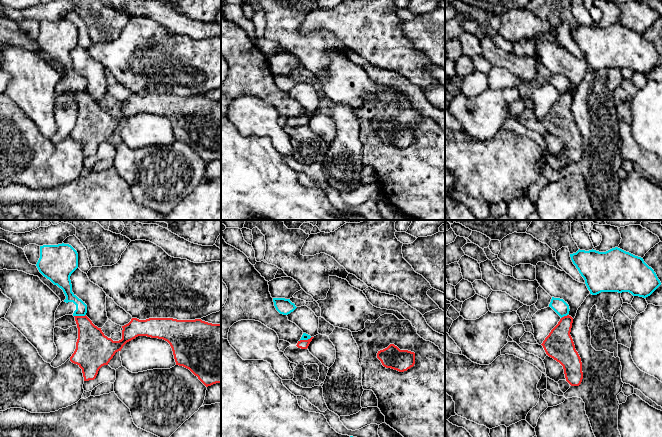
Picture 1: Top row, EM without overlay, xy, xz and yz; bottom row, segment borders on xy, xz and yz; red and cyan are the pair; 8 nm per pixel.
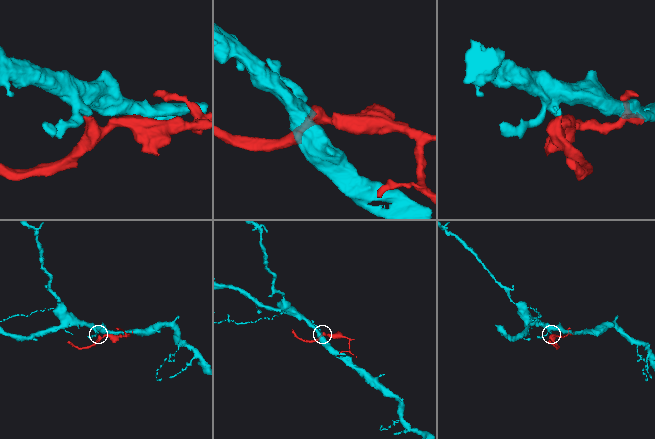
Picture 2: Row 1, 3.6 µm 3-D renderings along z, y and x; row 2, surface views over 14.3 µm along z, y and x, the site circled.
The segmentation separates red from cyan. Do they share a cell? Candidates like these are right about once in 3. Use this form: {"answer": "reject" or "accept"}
{"answer": "reject"}

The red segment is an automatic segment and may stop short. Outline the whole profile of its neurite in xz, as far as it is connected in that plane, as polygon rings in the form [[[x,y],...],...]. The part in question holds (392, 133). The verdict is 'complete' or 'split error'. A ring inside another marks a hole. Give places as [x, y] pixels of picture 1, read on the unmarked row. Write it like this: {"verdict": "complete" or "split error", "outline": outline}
{"verdict": "complete", "outline": [[[394,120],[378,127],[377,134],[386,144],[391,144],[399,148],[410,145],[415,140],[415,129],[408,126],[400,126]]]}

